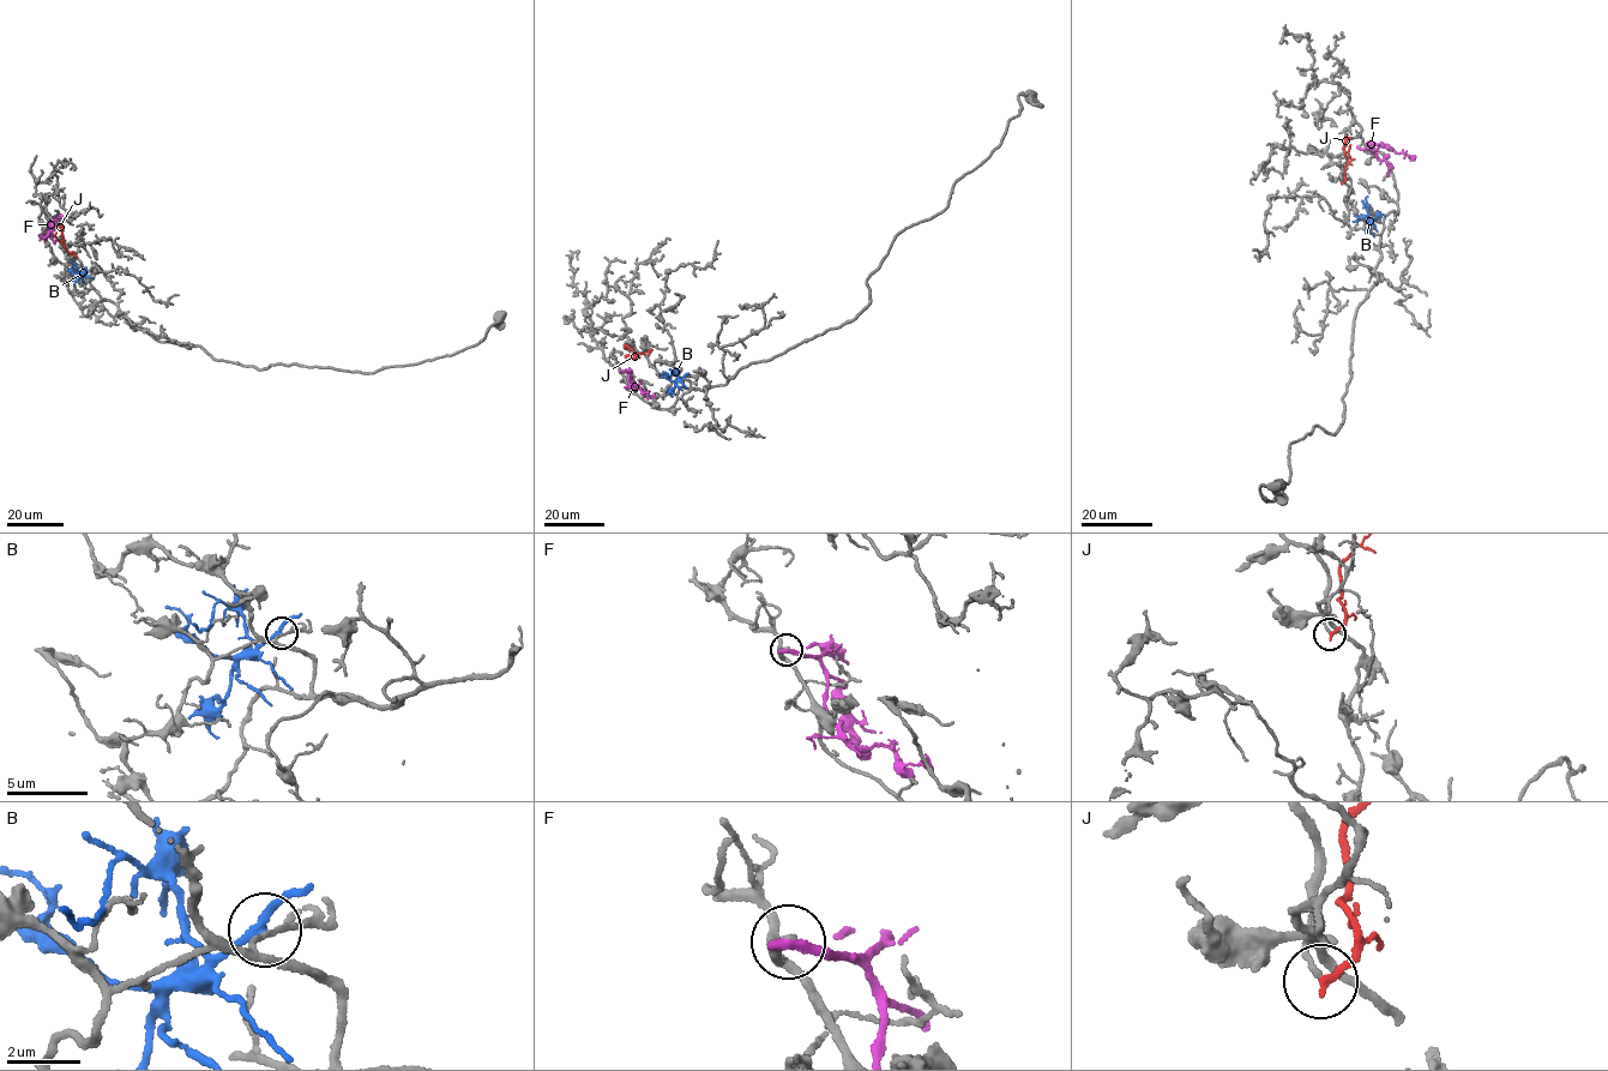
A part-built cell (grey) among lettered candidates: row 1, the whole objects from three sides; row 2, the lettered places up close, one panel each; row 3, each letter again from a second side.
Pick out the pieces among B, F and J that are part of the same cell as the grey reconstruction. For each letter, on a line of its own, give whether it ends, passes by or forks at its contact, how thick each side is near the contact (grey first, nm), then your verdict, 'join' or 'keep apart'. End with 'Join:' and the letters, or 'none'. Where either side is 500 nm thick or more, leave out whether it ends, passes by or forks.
B: it passes by; calibres 110 and 200 nm; keep apart
F: it ends; calibres 200 and 300 nm; keep apart
J: it ends; calibres 150 and 220 nm; keep apart
Join: none

